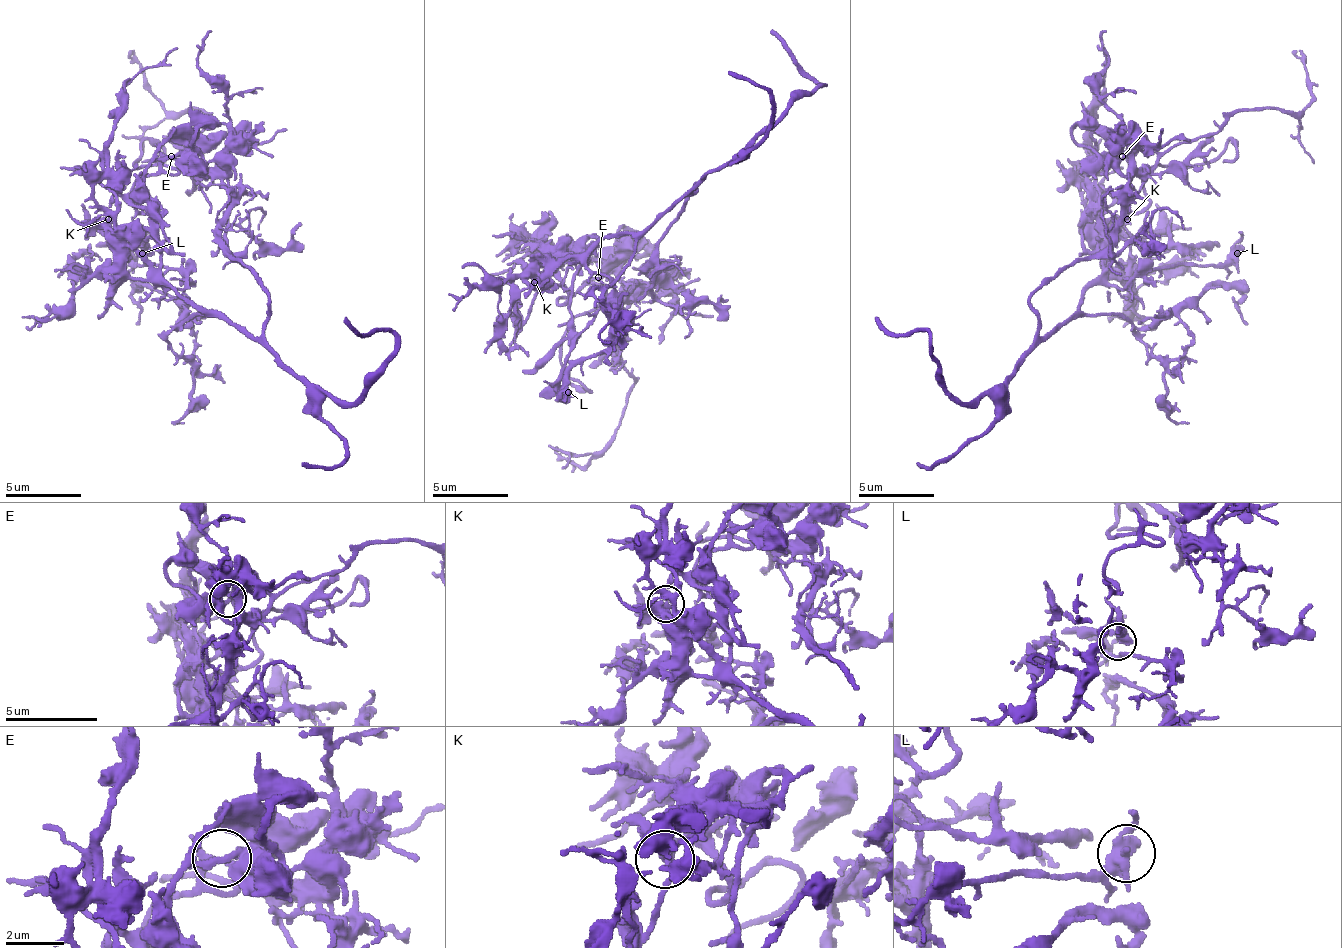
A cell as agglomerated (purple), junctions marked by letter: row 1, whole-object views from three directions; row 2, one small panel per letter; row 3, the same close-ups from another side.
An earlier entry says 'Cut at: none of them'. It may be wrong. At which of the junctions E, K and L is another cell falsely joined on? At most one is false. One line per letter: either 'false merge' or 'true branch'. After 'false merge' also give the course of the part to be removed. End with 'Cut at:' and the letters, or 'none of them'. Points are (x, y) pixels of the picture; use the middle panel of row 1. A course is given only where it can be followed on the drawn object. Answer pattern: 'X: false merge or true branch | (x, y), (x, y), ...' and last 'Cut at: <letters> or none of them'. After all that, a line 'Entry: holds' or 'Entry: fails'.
E: true branch
K: true branch
L: true branch
Cut at: none of them
Entry: holds

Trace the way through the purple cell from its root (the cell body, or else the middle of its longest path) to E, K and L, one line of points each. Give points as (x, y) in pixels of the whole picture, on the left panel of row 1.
E: (240, 261), (233, 257), (221, 238), (221, 219), (229, 208), (221, 155), (214, 147), (172, 155)
K: (240, 261), (267, 295), (267, 329), (259, 337), (244, 337), (214, 310), (184, 303), (108, 219)
L: (240, 261), (267, 295), (259, 337), (195, 310), (161, 284), (184, 287), (184, 276), (138, 265), (142, 253)

